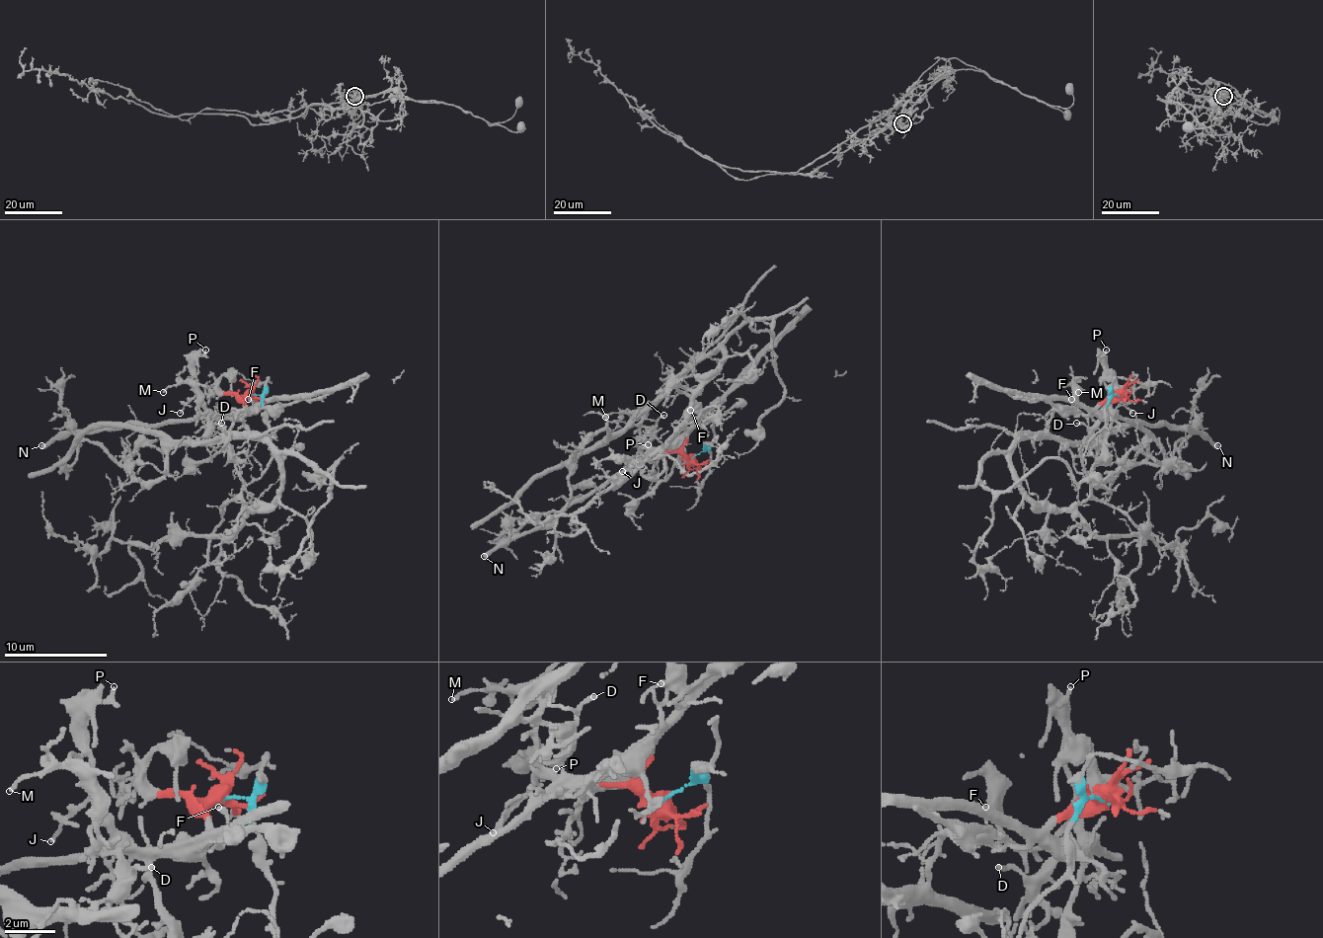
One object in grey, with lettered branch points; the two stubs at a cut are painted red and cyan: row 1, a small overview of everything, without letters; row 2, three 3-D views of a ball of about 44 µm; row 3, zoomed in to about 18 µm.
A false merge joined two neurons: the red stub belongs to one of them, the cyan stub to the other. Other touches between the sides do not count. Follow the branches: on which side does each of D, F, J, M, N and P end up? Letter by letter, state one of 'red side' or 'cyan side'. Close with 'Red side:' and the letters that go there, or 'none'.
D: red side
F: red side
J: red side
M: red side
N: red side
P: red side
Red side: D, F, J, M, N, P

